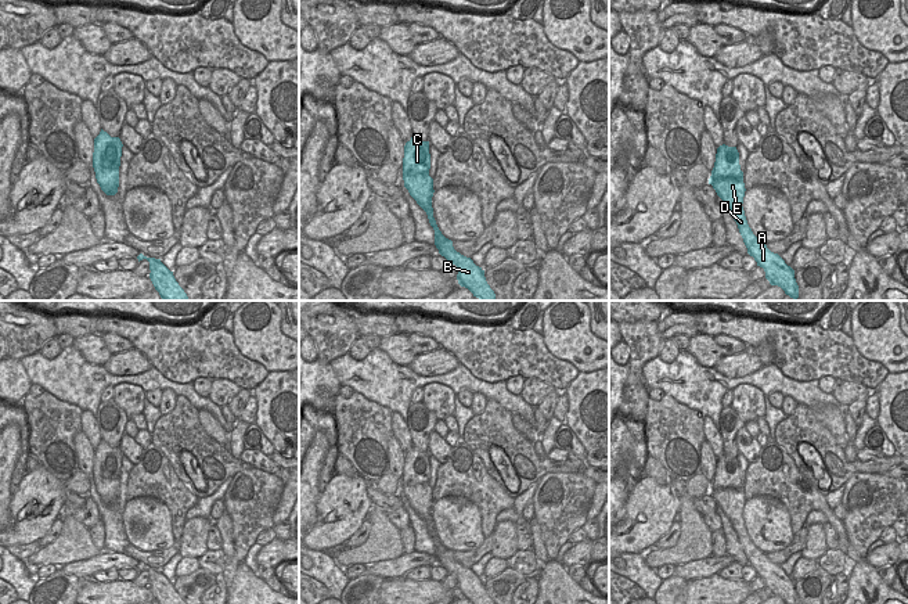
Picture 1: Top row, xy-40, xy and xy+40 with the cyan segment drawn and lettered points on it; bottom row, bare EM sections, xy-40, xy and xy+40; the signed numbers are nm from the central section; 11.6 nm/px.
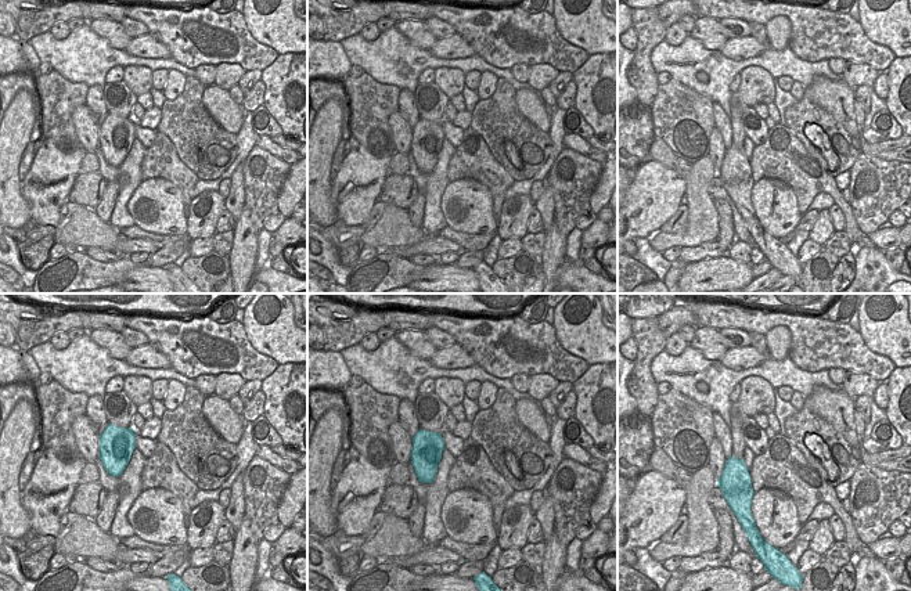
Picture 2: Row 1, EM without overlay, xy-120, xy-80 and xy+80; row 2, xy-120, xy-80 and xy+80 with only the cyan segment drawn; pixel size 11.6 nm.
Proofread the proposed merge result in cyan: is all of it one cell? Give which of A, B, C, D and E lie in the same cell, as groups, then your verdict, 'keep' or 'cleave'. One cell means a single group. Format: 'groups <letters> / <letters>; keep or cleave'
groups A B C D E; keep

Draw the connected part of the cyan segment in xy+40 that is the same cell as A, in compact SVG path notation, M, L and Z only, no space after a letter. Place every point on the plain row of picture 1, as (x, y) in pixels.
M723 454L717 459L709 495L713 496L717 506L729 518L747 564L754 568L757 576L764 579L770 594L781 597L785 604L799 604L794 580L778 564L771 562L765 553L759 550L747 535L742 517L746 499L736 457Z

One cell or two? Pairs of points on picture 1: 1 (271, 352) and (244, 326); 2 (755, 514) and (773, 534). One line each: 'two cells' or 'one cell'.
1: one cell
2: one cell

